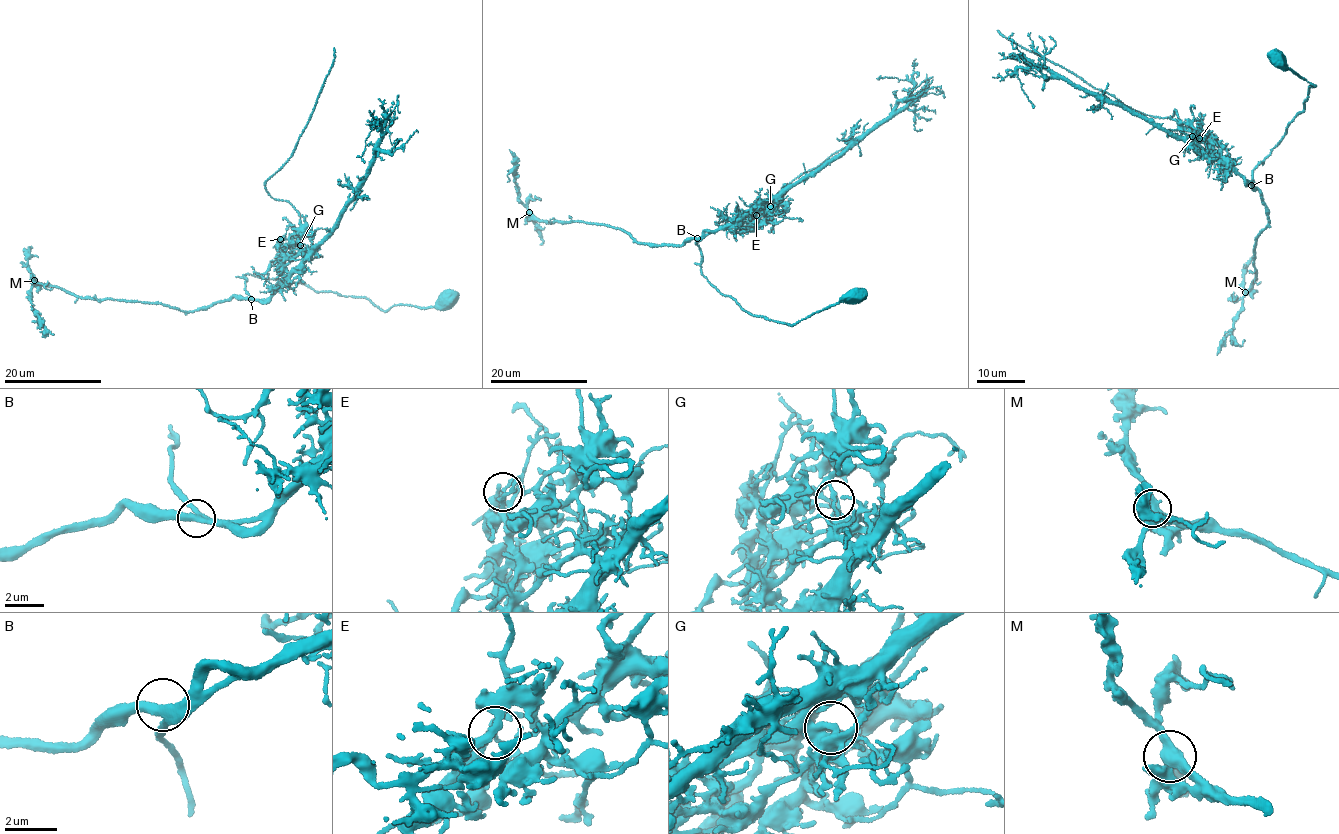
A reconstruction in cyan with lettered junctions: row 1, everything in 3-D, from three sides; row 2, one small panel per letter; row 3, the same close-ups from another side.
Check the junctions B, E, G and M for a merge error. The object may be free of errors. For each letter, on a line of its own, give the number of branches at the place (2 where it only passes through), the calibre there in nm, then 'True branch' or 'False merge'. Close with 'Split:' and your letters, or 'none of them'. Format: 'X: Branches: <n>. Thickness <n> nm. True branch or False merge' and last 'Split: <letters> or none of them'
B: Branches: 3. Thickness 340 nm. True branch
E: Branches: 3. Thickness 150 nm. True branch
G: Branches: 3. Thickness 140 nm. False merge
M: Branches: 3. Thickness 380 nm. True branch
Split: G

